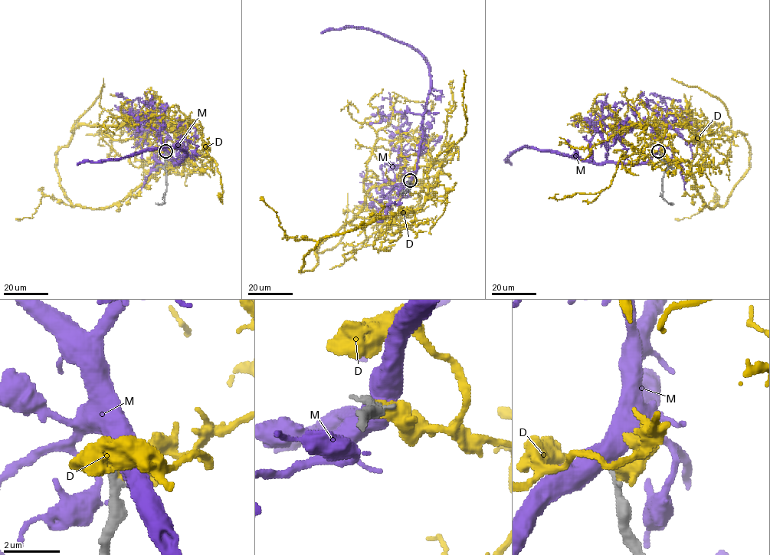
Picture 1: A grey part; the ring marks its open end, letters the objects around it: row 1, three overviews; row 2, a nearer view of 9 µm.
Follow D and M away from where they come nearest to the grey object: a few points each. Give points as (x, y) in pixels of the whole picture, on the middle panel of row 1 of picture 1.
D: (410, 181), (429, 187), (429, 148), (376, 133), (398, 96), (431, 101), (427, 113)
M: (410, 180), (417, 168), (421, 118), (430, 87), (428, 63), (411, 47), (370, 30), (342, 27), (320, 33)

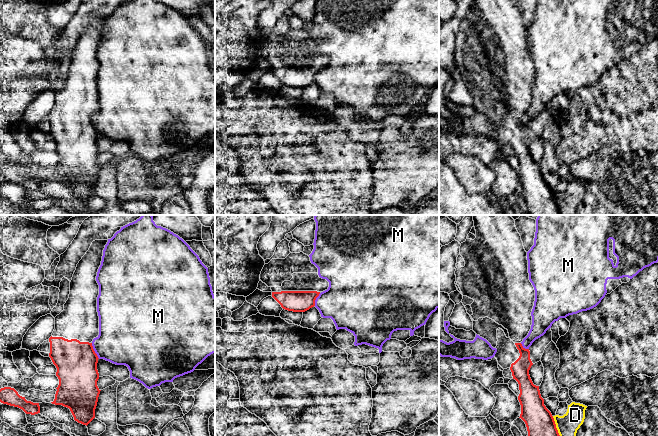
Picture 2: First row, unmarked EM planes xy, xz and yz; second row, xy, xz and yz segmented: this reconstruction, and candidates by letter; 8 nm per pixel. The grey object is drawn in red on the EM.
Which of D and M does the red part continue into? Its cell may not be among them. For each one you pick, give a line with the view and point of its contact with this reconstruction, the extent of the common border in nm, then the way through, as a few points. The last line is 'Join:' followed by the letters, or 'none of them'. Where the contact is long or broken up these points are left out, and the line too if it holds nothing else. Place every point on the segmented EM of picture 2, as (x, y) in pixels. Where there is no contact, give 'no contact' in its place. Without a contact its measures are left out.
Join: none of them

